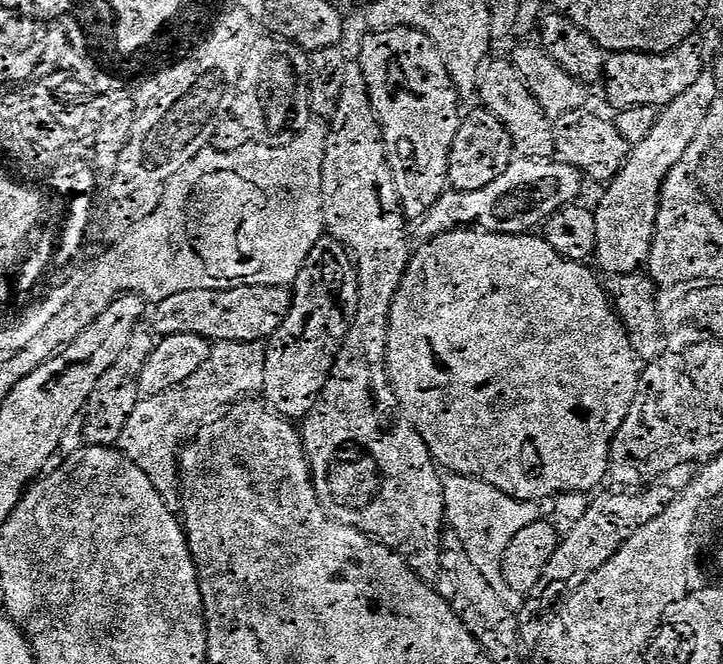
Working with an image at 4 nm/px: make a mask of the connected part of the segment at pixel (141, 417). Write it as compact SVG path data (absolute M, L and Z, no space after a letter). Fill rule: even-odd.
M226 340L213 343L210 358L206 358L206 362L202 362L202 366L198 366L198 370L194 370L186 382L178 382L178 386L170 390L157 396L144 396L137 402L122 430L118 447L139 468L146 470L165 498L171 497L172 487L181 479L178 461L185 441L221 410L263 393L267 354L267 347L260 342Z

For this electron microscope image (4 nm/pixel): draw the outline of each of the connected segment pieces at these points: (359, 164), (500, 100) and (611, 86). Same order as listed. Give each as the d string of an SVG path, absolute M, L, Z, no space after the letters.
M349 62L346 66L342 98L338 98L338 110L331 116L330 124L332 133L327 133L320 166L324 226L327 235L344 244L356 264L358 302L352 317L352 328L346 334L340 353L336 355L332 376L326 382L316 405L302 421L304 452L312 465L312 480L316 483L320 503L329 513L334 514L335 519L354 526L359 532L371 533L372 528L377 528L383 543L395 548L413 568L435 569L442 548L440 531L446 528L445 477L436 459L430 454L422 434L418 434L404 413L404 407L392 389L392 379L388 376L390 310L408 269L408 261L412 259L413 249L408 248L410 224L398 198L392 168L388 164L388 151L384 149L384 135L370 102L370 90L359 63Z
M511 59L496 60L488 69L481 71L478 76L478 93L484 103L483 111L498 122L510 134L512 151L522 160L552 160L556 155L554 150L554 134L552 133L553 121L538 106L538 98L530 94L524 84L524 79L517 74Z
M696 38L683 40L670 54L617 52L609 55L604 62L602 89L613 104L613 109L650 106L659 110L674 102L678 94L690 90L690 86L694 86L694 82L705 75L704 52L698 41Z

